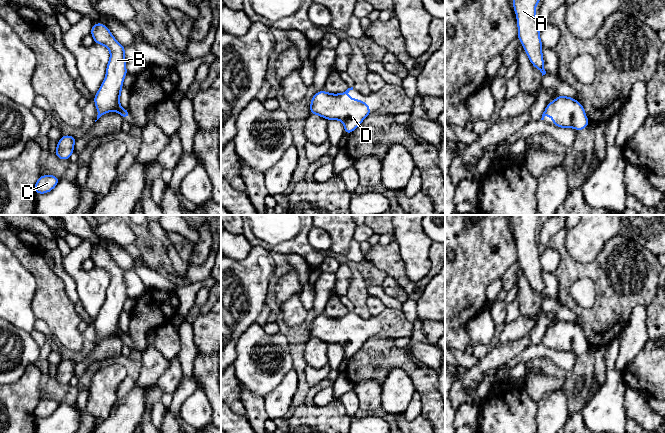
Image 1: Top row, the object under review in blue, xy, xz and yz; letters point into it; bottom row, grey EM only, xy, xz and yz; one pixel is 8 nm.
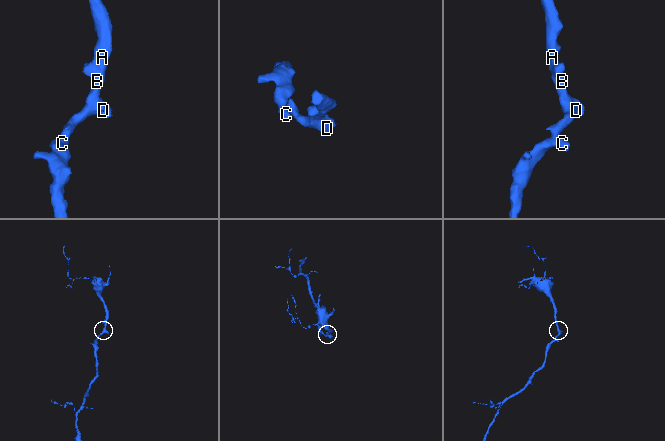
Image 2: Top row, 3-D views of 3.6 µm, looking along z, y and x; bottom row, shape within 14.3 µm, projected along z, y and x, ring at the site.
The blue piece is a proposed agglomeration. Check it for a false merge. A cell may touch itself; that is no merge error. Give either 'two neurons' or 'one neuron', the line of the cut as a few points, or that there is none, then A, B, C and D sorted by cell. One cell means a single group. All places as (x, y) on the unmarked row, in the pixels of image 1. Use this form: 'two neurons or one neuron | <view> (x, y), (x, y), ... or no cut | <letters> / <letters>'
one neuron | no cut | A B C D

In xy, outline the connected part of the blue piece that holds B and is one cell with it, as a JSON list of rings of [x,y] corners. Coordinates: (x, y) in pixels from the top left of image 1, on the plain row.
[[[94,247],[91,256],[94,267],[106,270],[110,276],[110,283],[106,291],[106,300],[94,320],[94,327],[97,332],[97,343],[108,336],[118,336],[123,344],[131,340],[129,334],[120,330],[120,320],[123,305],[127,299],[125,285],[125,271],[121,269],[112,259],[110,254],[103,247]]]

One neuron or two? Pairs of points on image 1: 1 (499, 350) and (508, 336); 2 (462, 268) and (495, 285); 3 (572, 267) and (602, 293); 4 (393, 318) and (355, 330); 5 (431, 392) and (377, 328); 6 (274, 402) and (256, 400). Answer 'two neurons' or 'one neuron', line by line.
1: two neurons
2: two neurons
3: one neuron
4: one neuron
5: two neurons
6: two neurons

